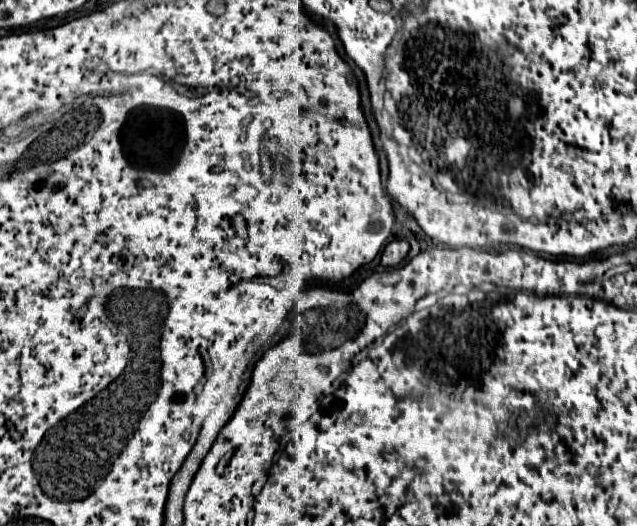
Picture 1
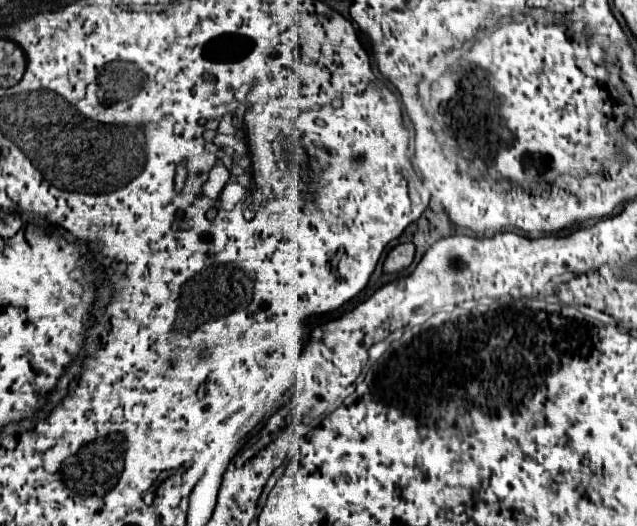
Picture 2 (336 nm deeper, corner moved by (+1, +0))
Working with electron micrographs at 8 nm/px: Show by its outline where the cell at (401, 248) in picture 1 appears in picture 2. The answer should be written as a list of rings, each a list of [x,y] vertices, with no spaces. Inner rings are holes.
[[[413,243],[395,245],[385,257],[383,271],[385,273],[397,273],[401,269],[407,269],[413,263],[413,255],[415,255],[415,245]]]

